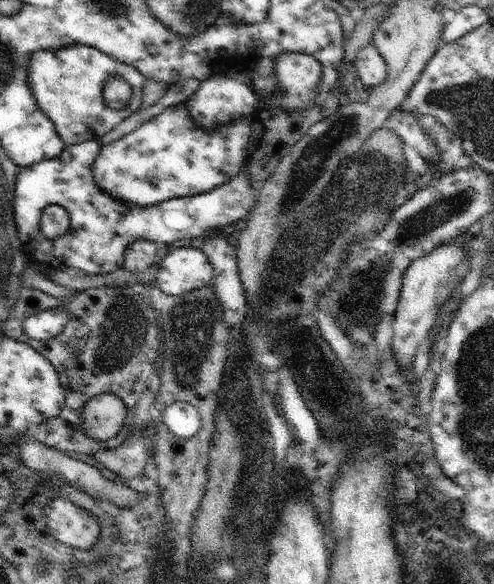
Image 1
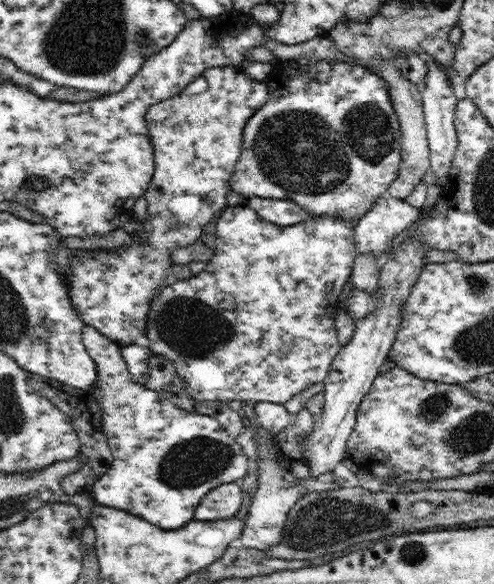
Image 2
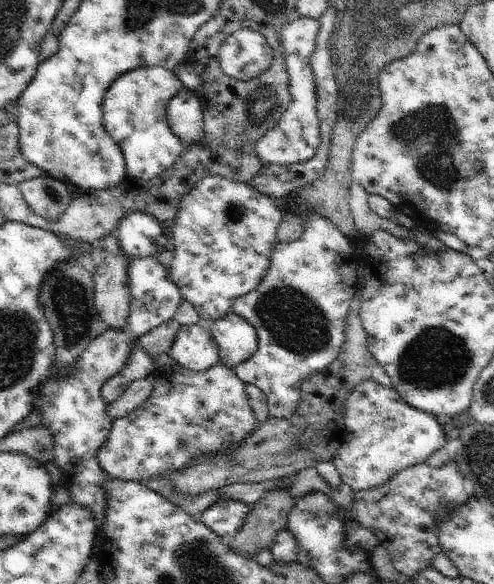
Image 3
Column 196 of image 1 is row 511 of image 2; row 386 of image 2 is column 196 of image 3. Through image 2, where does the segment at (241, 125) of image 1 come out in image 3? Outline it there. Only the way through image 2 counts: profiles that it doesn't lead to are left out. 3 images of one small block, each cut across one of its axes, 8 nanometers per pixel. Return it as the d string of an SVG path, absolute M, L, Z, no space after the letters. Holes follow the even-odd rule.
M182 87L167 106L167 121L172 132L183 142L186 149L200 145L205 138L204 109L198 94Z

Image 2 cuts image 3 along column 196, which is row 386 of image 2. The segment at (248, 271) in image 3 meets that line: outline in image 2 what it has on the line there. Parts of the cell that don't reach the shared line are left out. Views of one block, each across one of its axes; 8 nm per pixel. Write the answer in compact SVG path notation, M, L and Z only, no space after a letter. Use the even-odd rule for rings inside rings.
M240 205L227 206L222 210L218 218L215 232L214 254L207 262L205 270L192 276L189 280L180 280L175 284L165 286L156 293L150 303L150 310L146 319L147 337L149 338L149 350L152 354L165 356L177 368L178 374L183 380L183 387L187 395L194 400L217 400L218 402L230 402L231 400L257 402L275 402L285 405L291 396L304 392L310 386L321 384L330 372L330 366L342 346L338 342L336 334L335 318L337 311L342 307L339 302L339 294L350 281L353 262L358 252L354 238L354 226L348 224L344 218L332 216L314 216L309 213L304 216L302 222L292 226L278 226L262 219L251 207Z

